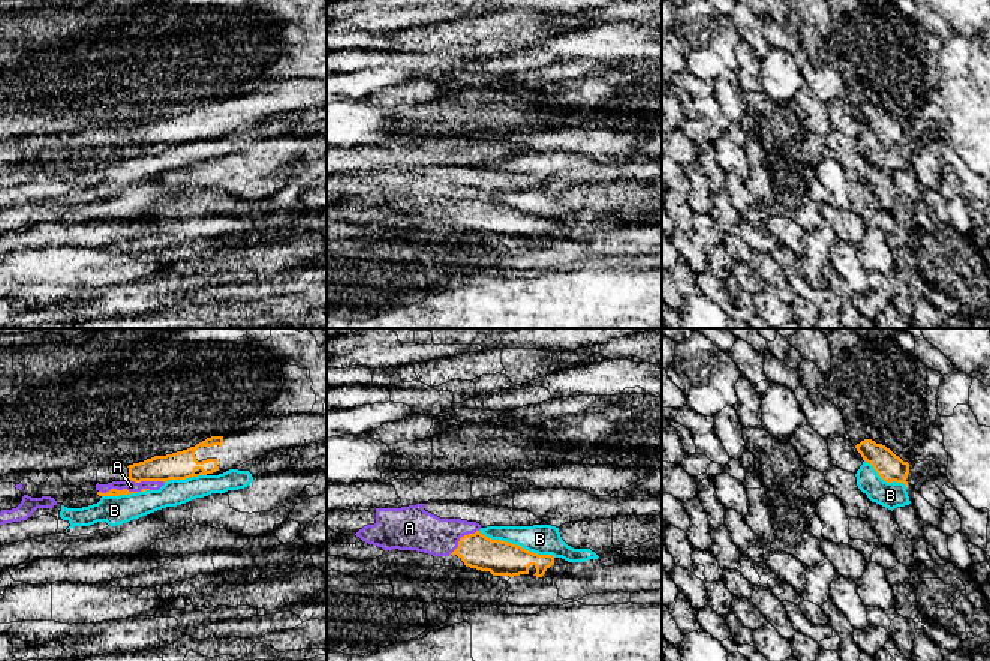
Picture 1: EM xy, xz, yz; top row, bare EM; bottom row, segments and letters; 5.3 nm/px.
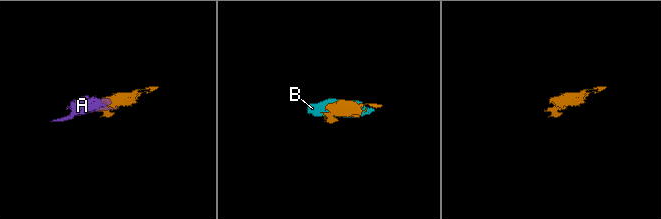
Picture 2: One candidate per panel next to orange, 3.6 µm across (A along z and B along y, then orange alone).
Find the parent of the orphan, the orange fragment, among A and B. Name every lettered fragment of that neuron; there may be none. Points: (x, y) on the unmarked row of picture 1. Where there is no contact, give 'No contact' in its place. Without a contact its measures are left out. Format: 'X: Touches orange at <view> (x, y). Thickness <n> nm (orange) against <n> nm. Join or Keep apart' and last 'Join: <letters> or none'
A: Touches orange at xy (146, 144). Thickness 150 nm (orange) against 60 nm. Join
B: Touches orange at xz (515, 209). Thickness 190 nm (orange) against 160 nm. Keep apart
Join: A

